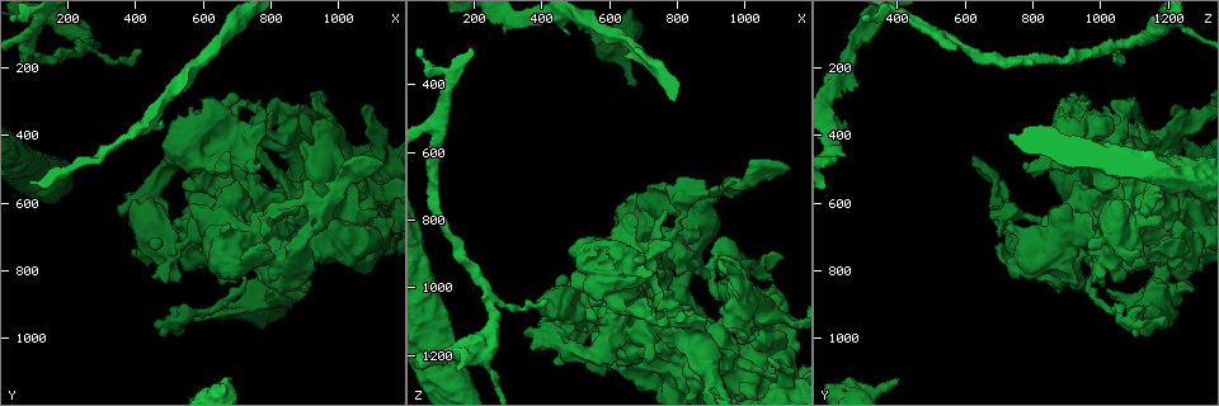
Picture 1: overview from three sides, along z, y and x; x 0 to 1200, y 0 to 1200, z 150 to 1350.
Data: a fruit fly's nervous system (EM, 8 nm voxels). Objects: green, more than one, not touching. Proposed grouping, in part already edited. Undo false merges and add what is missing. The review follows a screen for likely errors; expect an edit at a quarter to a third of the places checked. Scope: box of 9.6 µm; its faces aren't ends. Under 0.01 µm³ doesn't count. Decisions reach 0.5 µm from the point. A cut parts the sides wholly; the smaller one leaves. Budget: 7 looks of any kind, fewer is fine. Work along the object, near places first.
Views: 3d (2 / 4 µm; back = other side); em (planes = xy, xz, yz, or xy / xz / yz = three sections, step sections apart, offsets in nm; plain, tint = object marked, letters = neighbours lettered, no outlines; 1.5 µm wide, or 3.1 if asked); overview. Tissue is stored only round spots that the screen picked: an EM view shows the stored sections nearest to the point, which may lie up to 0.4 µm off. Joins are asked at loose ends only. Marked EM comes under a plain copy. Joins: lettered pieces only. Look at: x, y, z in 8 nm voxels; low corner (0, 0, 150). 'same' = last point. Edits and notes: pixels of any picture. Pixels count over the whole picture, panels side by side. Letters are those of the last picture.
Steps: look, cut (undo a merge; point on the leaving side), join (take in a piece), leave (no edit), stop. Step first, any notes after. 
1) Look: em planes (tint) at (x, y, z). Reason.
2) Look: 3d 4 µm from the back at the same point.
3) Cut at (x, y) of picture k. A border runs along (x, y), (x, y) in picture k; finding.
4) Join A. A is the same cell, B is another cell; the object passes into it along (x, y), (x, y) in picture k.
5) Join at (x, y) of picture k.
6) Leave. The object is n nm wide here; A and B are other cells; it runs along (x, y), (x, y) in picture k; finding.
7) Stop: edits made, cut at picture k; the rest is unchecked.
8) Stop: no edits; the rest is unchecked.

Look: em planes (tint) at (480, 360, 240). An open end.

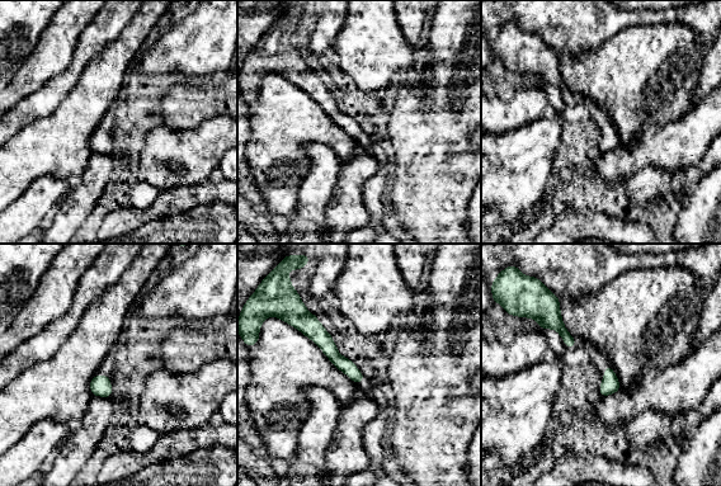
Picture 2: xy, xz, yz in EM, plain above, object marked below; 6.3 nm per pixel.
Look: em planes (letters) at the same point. See the neighbours.

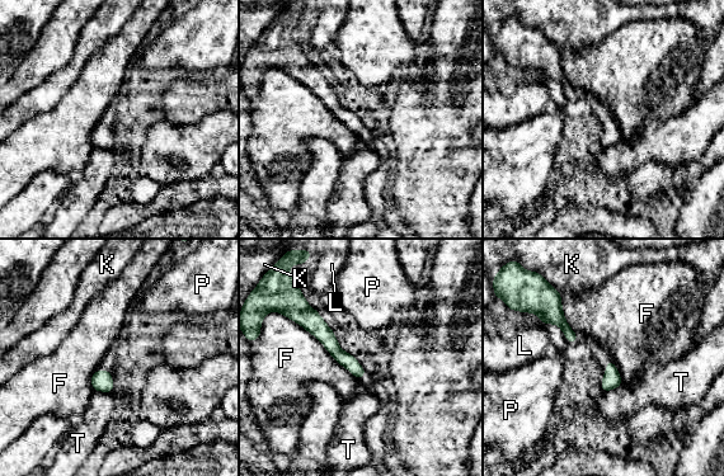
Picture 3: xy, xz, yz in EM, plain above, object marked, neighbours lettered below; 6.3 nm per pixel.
Leave. F, K, L, P and T are other cells; it runs along (309, 310), (310, 320), (360, 373) in picture 3; no lettered piece goes on from it.

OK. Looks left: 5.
Look: em planes (letters) at (680, 1130, 400). An open end.

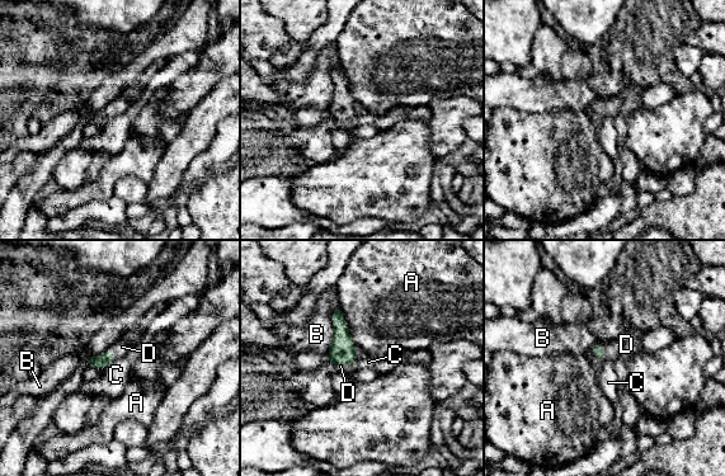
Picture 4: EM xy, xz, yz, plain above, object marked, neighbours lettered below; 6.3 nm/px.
Join D. D is the same cell, A, B and C are other cells; the object passes into it along (100, 362), (108, 349), (121, 348) in picture 4; the neuron continues.

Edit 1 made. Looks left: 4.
Look: em yz step 8 (letters) at (130, 460, 1200). Stops while still wide.

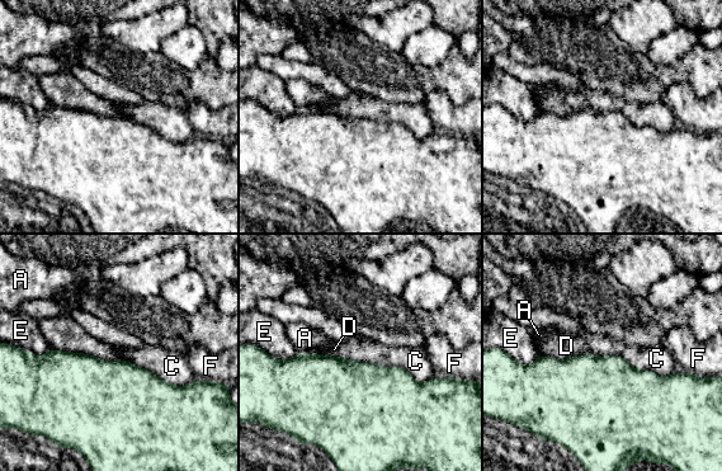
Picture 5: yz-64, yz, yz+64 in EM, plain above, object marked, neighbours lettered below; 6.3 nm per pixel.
Leave. A, C, D, E and F are other cells; a border runs along (610, 354), (539, 356) in picture 5; none of them fits.

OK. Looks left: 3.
Stop: edits made, join at picture 4; the rest is unchecked.

